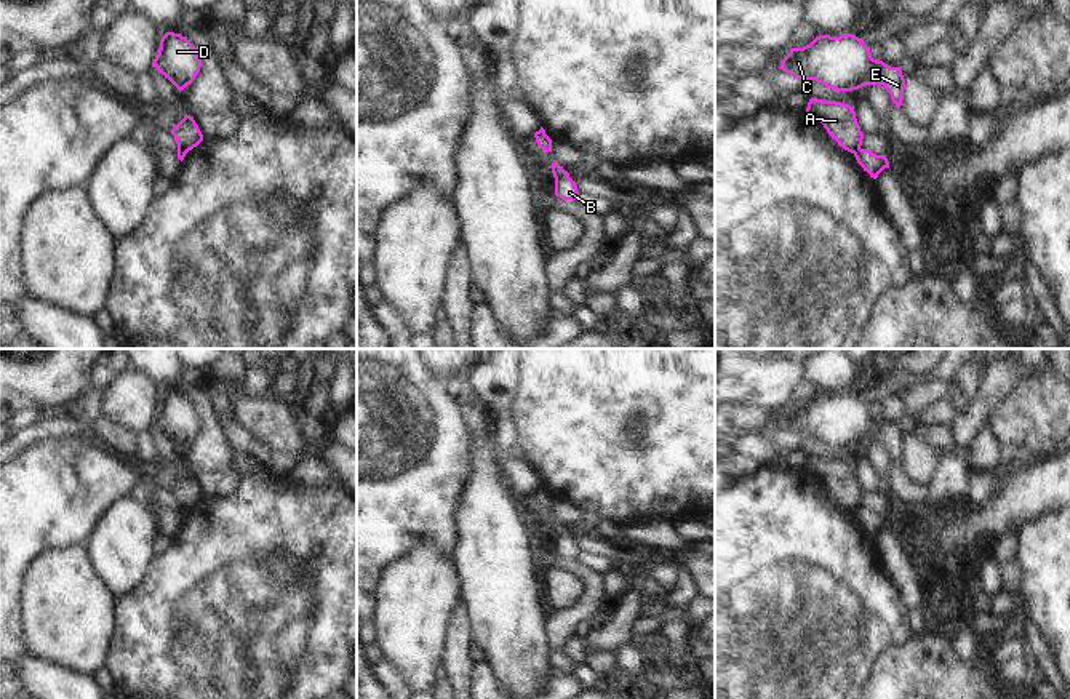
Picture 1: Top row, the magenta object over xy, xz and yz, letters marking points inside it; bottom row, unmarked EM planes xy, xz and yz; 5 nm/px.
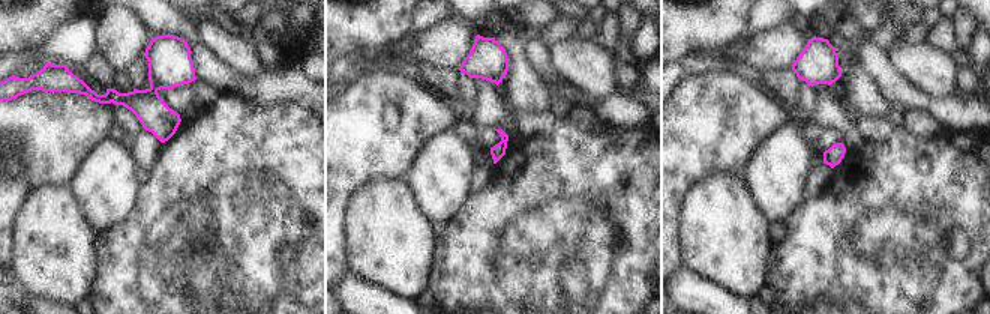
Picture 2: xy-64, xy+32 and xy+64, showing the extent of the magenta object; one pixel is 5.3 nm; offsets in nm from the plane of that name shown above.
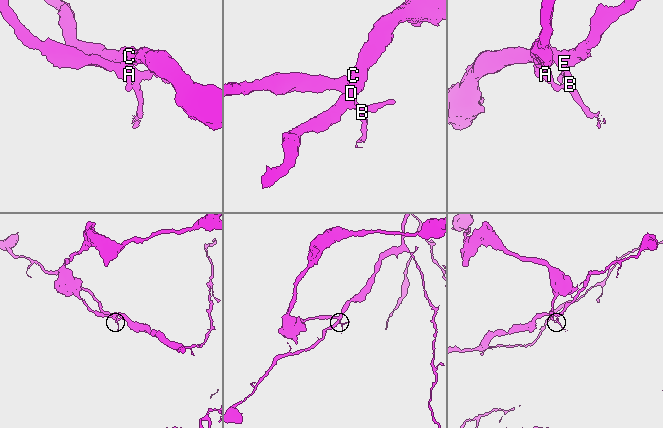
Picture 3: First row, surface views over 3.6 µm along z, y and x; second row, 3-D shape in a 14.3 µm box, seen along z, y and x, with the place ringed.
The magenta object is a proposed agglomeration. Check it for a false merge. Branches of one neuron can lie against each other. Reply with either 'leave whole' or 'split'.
split

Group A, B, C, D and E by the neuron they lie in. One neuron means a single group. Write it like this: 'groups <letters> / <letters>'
groups A / B C D E

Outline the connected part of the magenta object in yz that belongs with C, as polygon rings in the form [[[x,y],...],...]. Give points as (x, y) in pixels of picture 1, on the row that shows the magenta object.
[[[852,34],[819,35],[803,48],[792,48],[779,69],[800,82],[816,80],[836,91],[883,85],[892,104],[902,106],[905,78],[900,67],[873,59],[870,48]]]

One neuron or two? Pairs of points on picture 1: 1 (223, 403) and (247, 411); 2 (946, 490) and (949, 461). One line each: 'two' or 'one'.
1: two
2: one

